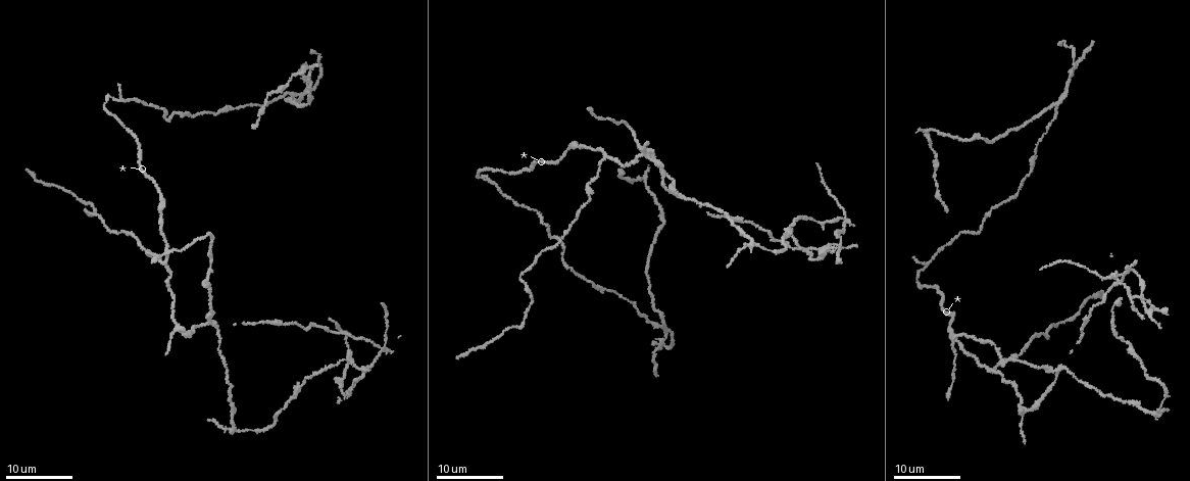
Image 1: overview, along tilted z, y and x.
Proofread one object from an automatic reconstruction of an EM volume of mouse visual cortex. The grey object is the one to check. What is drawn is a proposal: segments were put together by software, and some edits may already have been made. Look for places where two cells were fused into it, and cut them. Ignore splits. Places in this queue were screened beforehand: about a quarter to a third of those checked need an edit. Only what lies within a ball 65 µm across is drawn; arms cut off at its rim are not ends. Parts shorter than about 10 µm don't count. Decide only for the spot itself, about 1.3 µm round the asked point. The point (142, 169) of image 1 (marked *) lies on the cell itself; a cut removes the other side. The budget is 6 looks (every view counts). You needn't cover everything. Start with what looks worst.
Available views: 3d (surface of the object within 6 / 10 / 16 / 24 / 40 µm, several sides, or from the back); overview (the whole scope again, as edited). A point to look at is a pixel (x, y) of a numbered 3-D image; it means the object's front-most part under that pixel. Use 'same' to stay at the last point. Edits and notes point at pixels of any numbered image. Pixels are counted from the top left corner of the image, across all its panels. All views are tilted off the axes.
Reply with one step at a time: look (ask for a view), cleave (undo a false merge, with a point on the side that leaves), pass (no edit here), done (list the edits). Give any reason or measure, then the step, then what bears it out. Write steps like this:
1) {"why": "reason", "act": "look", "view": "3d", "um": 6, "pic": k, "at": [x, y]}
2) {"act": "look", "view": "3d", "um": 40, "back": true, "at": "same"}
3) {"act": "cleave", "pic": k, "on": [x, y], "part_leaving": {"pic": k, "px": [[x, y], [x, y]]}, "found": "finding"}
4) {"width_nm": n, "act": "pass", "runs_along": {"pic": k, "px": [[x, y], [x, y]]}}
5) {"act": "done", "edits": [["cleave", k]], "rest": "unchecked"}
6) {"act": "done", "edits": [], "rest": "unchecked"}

{"why": "branch point", "act": "look", "view": "3d", "um": 16, "pic": 1, "at": [1053, 371]}

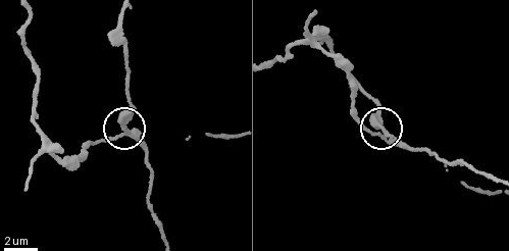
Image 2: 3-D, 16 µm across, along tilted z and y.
{"why": "zoom in", "act": "look", "view": "3d", "um": 6, "pic": 2, "at": [382, 127]}

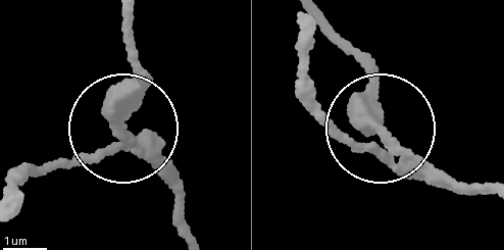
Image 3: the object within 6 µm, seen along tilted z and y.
{"width_nm": 290, "act": "cleave", "pic": 3, "on": [114, 99], "part_leaving": {"pic": 3, "px": [[152, 141], [171, 177], [181, 234]]}, "found": "a second cell is stuck on"}

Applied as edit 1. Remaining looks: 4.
{"act": "look", "view": "overview"}

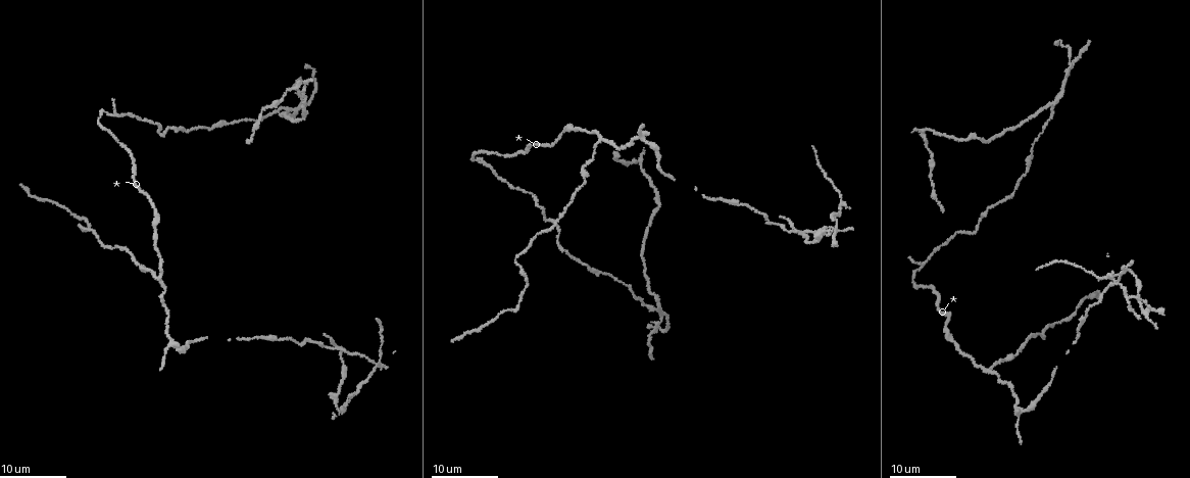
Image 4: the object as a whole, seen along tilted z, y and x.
{"act": "look", "view": "3d", "um": 16, "pic": 4, "at": [1117, 276]}

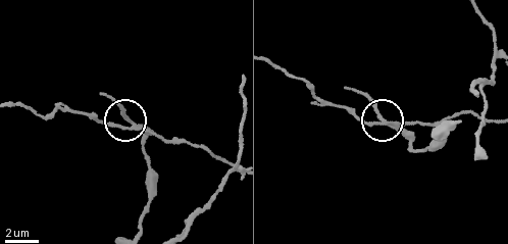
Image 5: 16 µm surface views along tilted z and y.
{"act": "look", "view": "3d", "um": 10, "pic": 5, "at": [130, 128]}

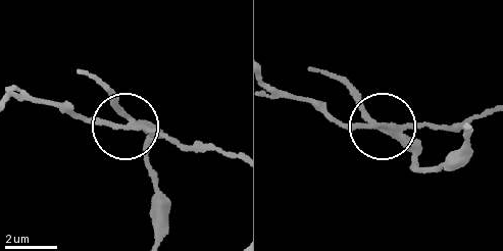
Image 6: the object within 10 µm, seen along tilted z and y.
{"arms": 3, "act": "cleave", "pic": 6, "on": [112, 104], "part_leaving": {"pic": 6, "px": [[396, 129], [424, 168], [444, 161], [470, 127]]}, "found": "a second cell is stuck on"}

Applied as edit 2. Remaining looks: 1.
{"act": "done", "edits": [["cleave", 3], ["cleave", 6]], "rest": "unchecked"}

